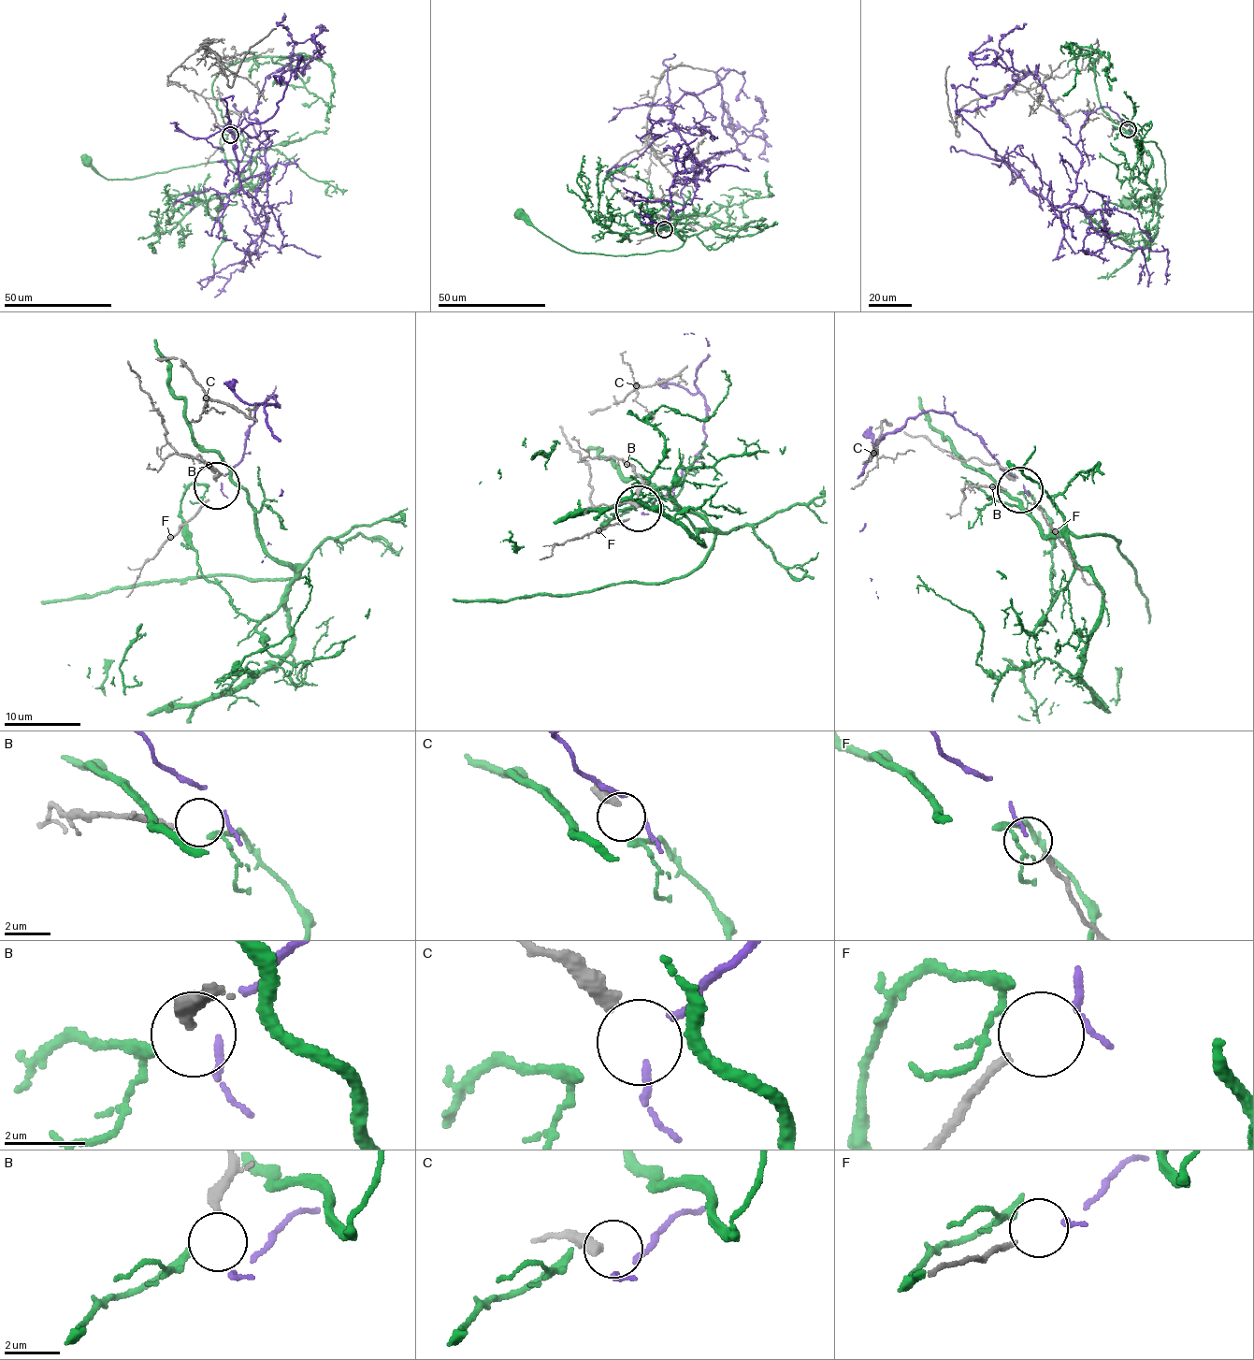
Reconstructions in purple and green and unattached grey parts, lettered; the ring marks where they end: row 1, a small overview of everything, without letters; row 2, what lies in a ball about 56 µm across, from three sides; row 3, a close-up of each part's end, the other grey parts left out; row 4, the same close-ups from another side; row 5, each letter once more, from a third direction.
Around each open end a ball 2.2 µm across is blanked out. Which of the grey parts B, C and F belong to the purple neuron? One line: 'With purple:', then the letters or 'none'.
With purple: F

